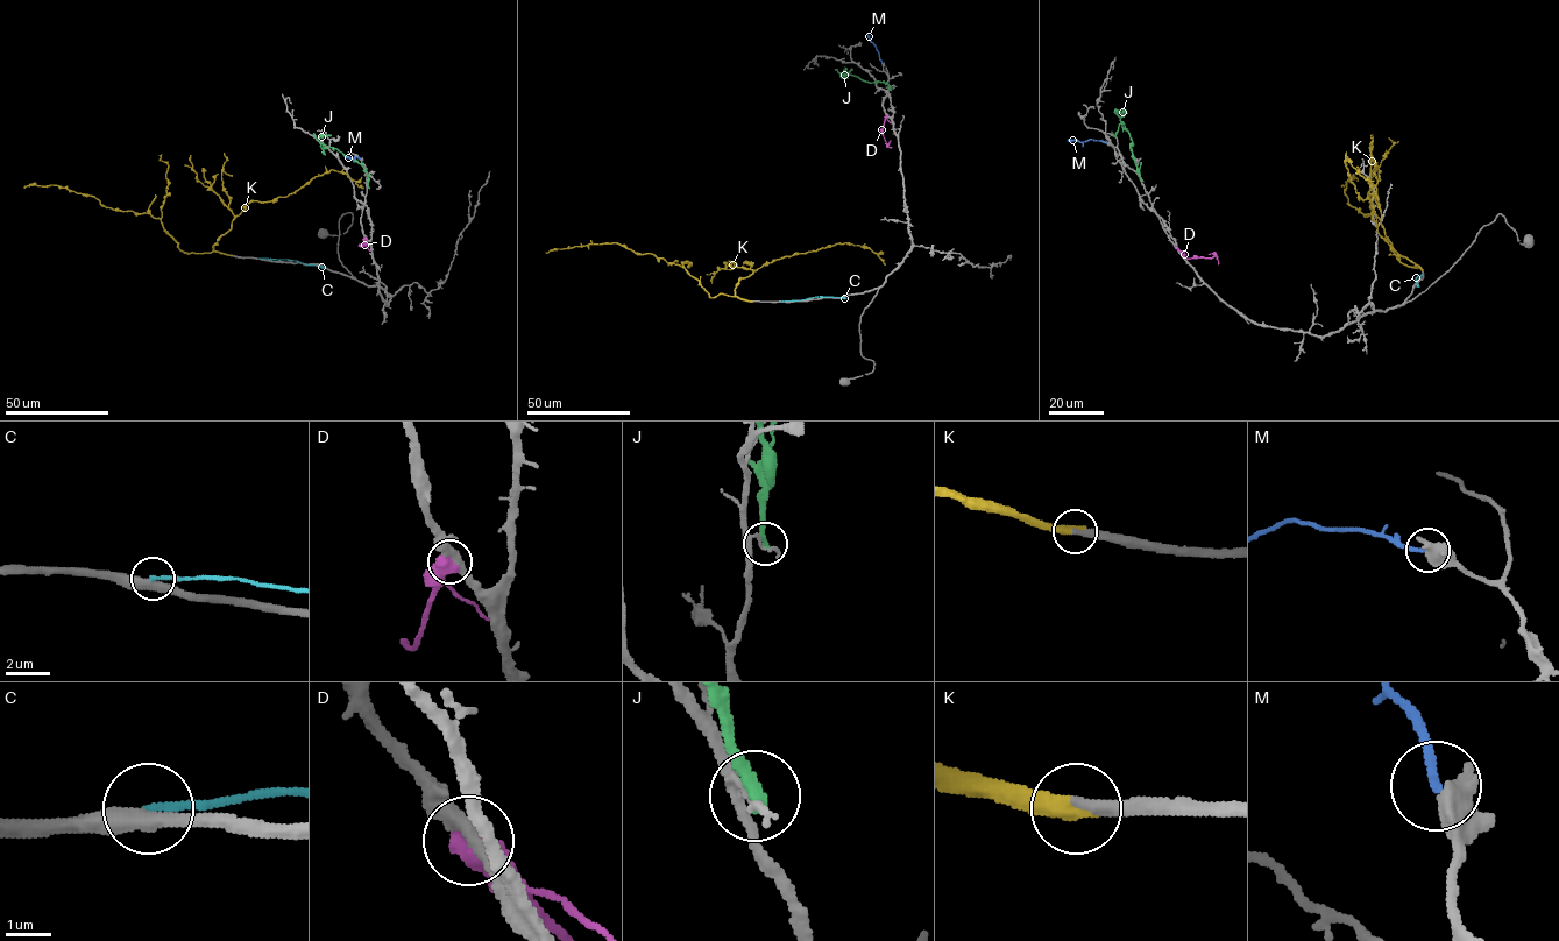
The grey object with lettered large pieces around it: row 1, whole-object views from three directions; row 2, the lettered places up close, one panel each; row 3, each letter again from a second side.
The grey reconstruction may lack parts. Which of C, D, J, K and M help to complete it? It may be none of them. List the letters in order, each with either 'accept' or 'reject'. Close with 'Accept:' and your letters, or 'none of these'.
C: reject
D: reject
J: reject
K: accept
M: accept
Accept: K, M

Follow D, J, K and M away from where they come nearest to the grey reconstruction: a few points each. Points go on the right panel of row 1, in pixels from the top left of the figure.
D: (1176, 247), (1187, 257), (1216, 256), (1218, 264)
J: (1141, 181), (1131, 134), (1120, 121), (1124, 113), (1115, 111)
K: (1422, 270), (1400, 261), (1379, 234), (1372, 214), (1365, 216), (1350, 204), (1346, 183), (1350, 177), (1358, 181)
M: (1107, 143), (1067, 140)

